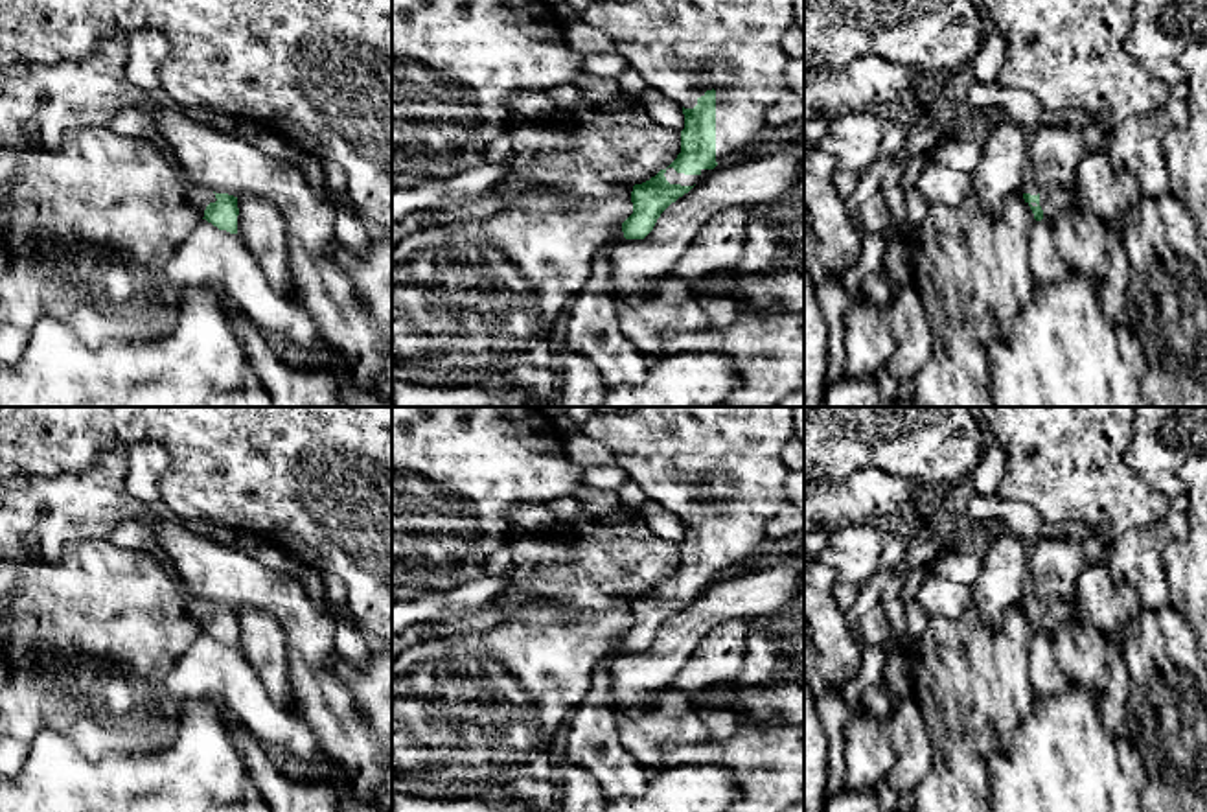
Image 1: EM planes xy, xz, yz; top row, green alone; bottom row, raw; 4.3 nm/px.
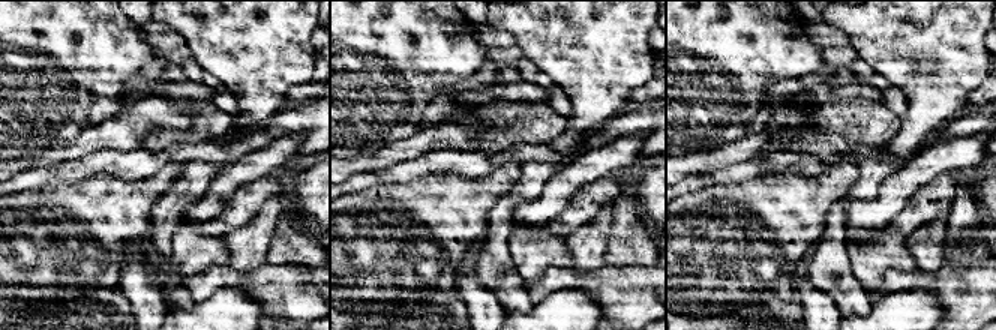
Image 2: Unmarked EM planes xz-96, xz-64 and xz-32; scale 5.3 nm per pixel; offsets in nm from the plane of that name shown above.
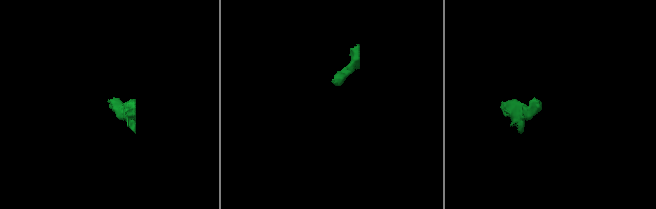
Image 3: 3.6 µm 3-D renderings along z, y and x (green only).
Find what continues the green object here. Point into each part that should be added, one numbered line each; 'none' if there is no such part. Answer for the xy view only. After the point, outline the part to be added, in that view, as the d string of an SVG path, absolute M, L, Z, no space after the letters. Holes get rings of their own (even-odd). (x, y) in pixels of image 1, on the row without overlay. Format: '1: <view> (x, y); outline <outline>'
1: xy (197, 608); outline M186 595L186 611L201 624L201 628L204 630L204 622L210 617L208 613L208 602L193 597L193 595Z

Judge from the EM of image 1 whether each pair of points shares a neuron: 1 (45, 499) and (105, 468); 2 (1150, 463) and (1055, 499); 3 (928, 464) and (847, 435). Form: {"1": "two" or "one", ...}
{"1": "one", "2": "two", "3": "one"}

